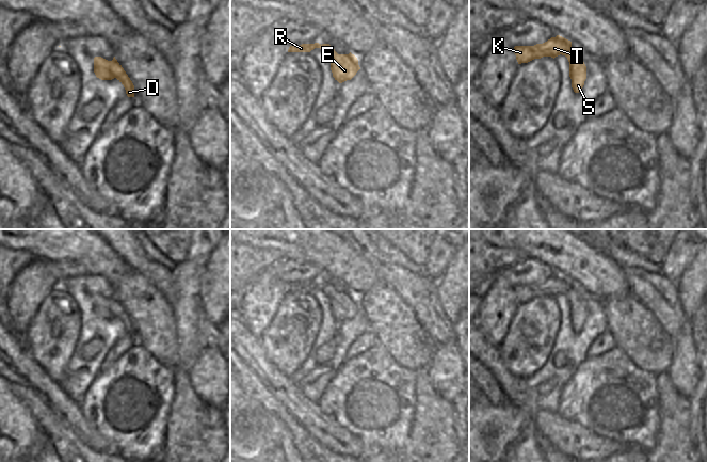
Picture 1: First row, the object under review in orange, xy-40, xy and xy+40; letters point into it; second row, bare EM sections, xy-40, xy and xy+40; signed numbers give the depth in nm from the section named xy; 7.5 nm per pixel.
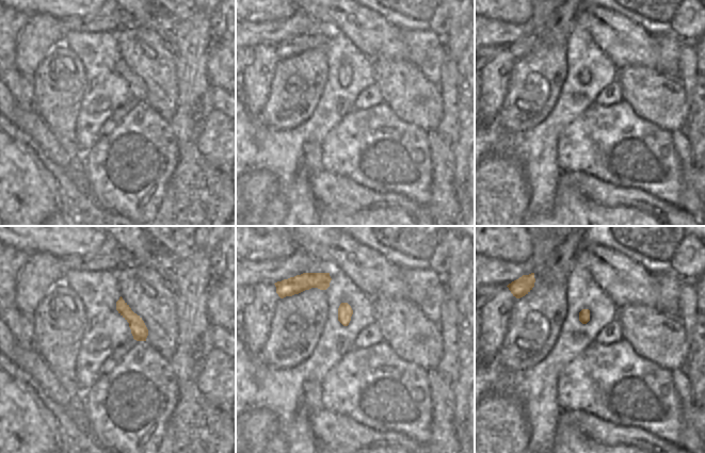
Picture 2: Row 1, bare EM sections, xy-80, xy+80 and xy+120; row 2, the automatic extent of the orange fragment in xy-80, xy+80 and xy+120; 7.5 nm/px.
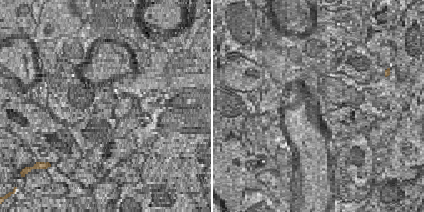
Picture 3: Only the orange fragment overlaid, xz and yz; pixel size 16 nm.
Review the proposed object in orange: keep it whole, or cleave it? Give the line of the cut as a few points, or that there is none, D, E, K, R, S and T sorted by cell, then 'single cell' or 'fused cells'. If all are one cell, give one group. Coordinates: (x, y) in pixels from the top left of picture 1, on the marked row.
no cut | D E K R S T | single cell

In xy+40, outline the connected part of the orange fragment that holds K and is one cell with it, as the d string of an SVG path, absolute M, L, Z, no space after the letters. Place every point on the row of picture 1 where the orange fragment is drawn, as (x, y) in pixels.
M560 35L534 46L515 46L514 53L518 64L528 63L543 57L551 57L554 59L560 54L565 55L569 62L569 77L574 92L579 93L584 85L586 66L582 58L572 49L572 42Z

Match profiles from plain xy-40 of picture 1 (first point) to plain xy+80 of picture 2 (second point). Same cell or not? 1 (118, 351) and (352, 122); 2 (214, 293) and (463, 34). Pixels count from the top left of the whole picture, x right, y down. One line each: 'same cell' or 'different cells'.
1: different cells
2: same cell

